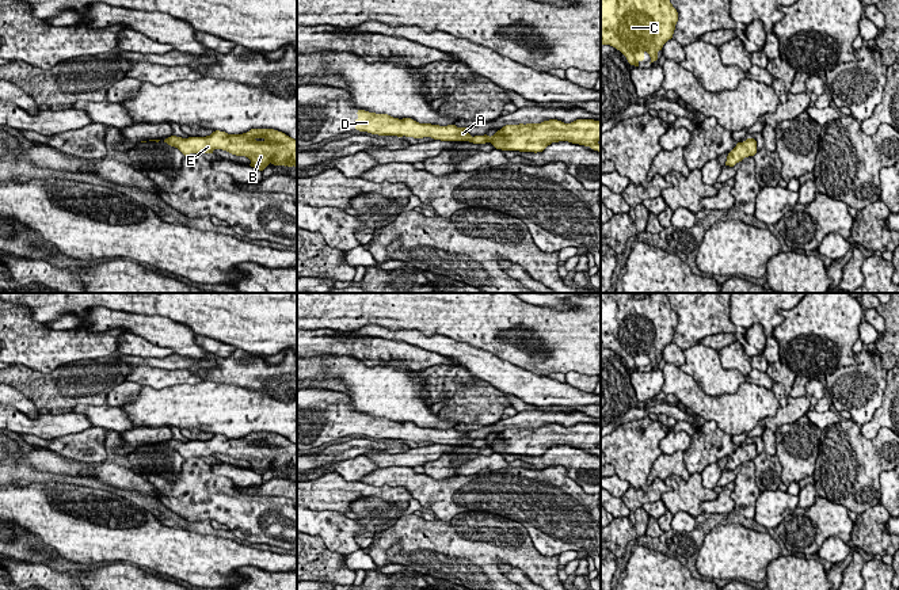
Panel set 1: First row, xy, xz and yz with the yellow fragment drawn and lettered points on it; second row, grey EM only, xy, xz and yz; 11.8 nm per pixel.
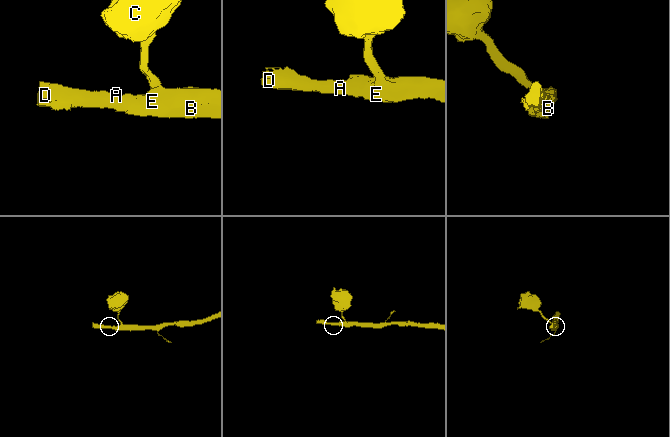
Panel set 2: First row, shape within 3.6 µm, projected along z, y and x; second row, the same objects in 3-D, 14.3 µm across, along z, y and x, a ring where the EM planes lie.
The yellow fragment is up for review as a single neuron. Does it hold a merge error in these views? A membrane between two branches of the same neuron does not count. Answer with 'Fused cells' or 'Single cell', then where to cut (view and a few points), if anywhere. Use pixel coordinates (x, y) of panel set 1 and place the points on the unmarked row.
Single cell. No split

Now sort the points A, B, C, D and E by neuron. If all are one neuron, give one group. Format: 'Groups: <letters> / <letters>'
Groups: A B C D E

